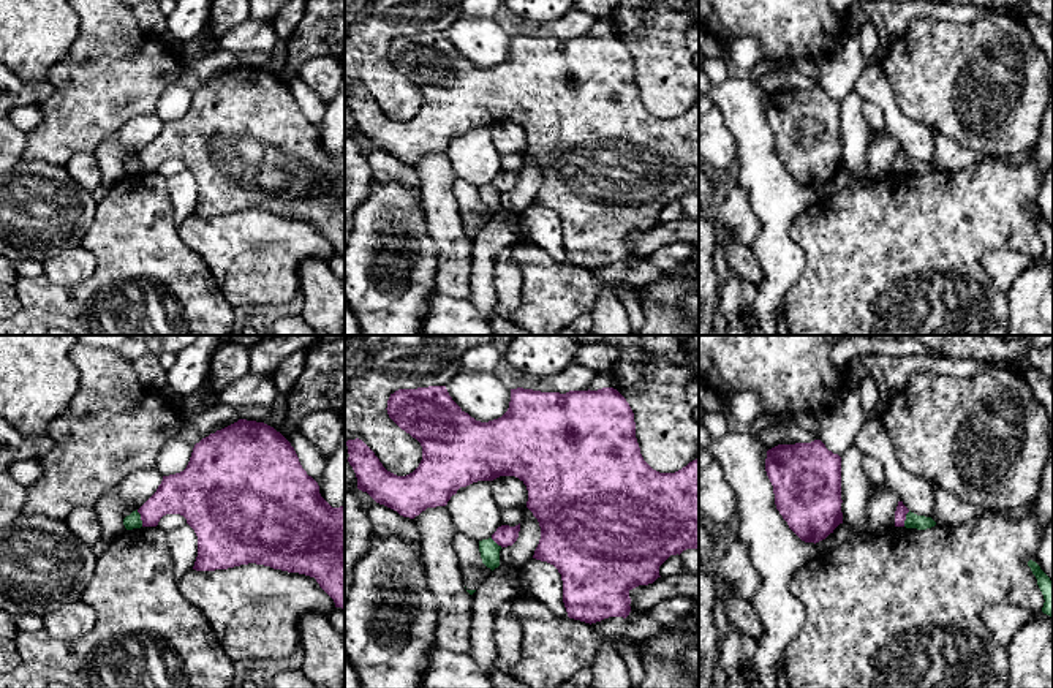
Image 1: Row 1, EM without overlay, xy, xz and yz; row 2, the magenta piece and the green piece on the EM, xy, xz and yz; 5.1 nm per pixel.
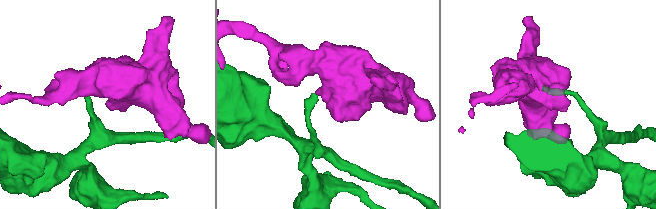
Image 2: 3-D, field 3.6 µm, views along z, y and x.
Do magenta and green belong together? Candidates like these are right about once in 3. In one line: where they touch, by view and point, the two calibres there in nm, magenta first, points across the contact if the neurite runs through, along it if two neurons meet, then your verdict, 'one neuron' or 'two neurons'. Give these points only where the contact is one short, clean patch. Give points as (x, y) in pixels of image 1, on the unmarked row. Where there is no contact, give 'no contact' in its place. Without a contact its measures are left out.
meets magenta in xy at (141, 163); 220 nm thick on the magenta side, 80 nm on the other; border along xy (136, 155), (143, 171); two neurons

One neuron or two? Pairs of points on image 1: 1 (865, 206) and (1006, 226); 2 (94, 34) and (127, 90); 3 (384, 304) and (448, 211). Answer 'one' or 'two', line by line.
1: one
2: one
3: two

